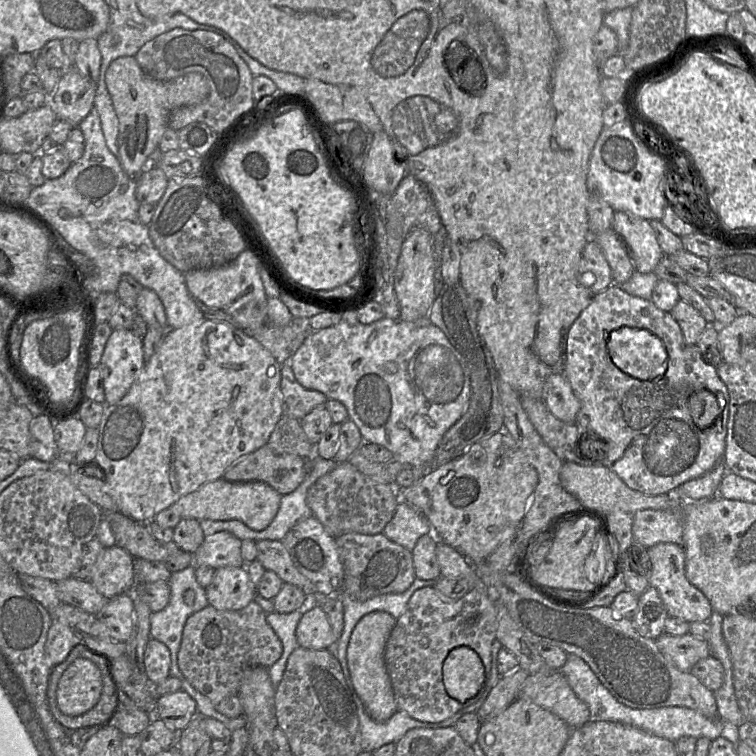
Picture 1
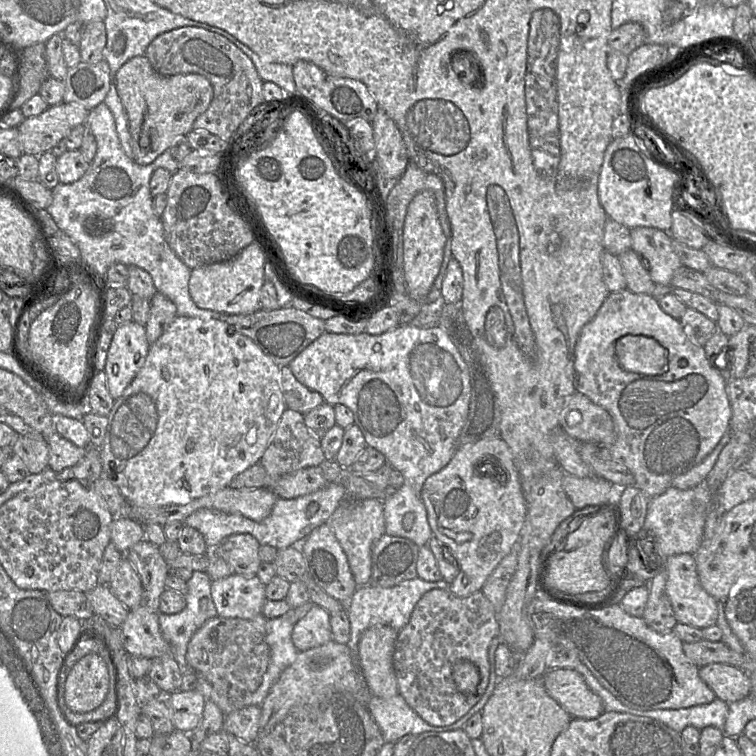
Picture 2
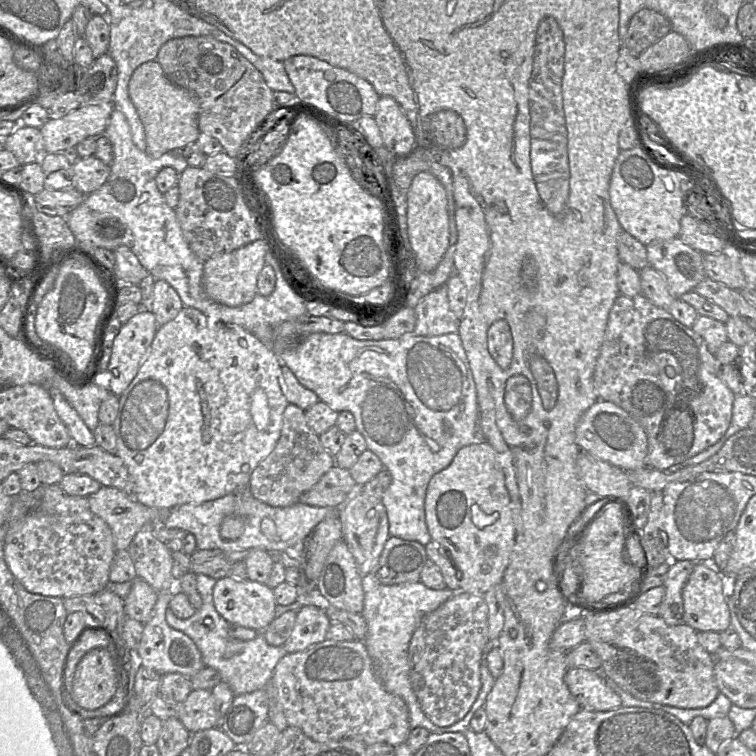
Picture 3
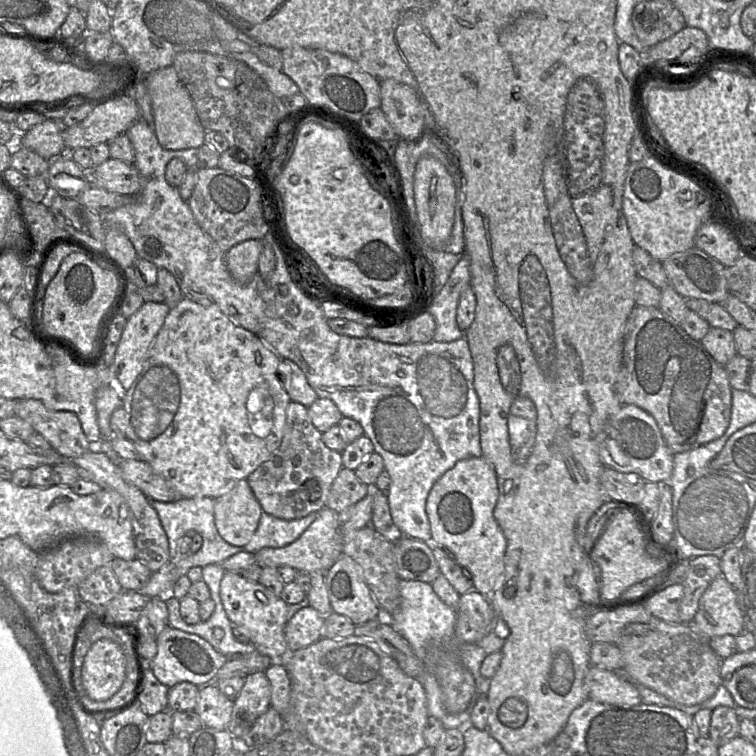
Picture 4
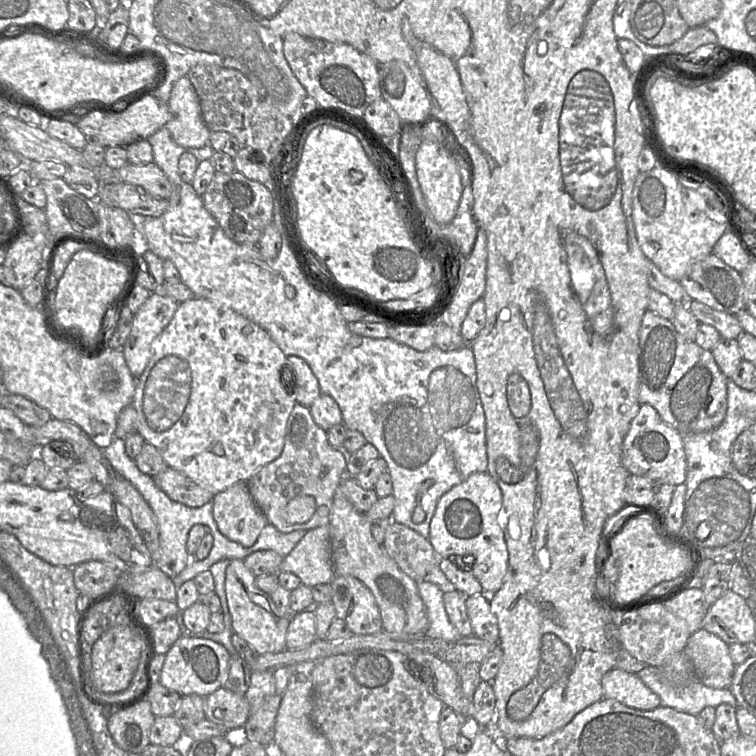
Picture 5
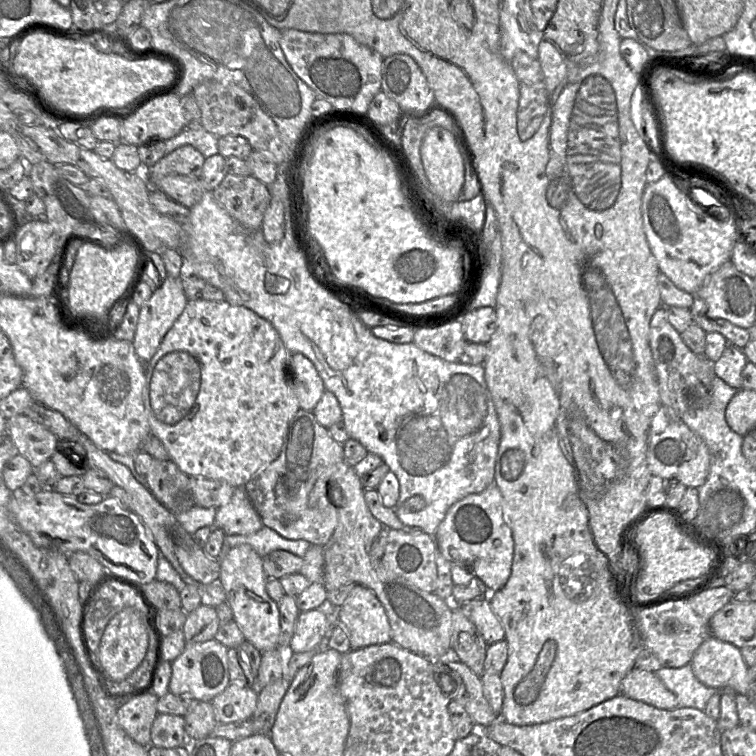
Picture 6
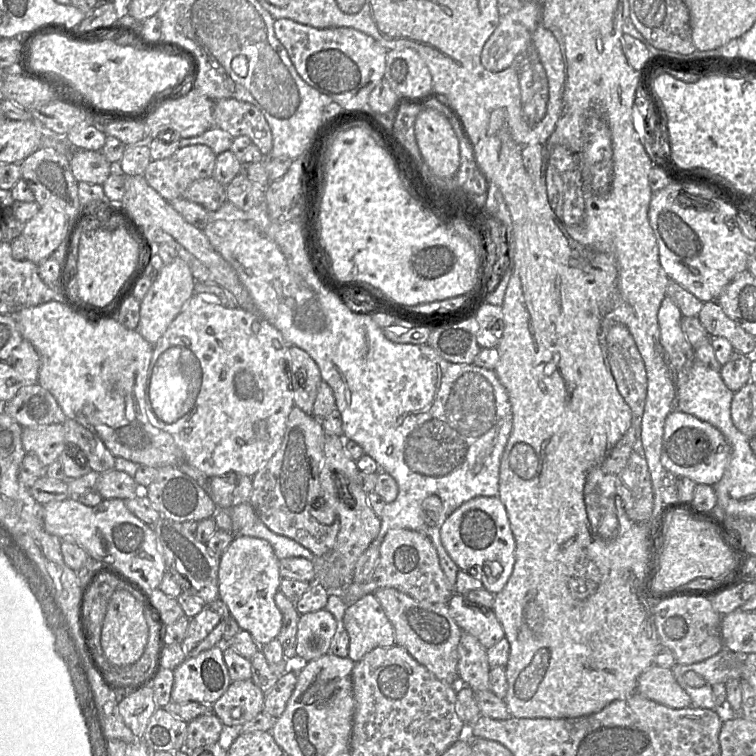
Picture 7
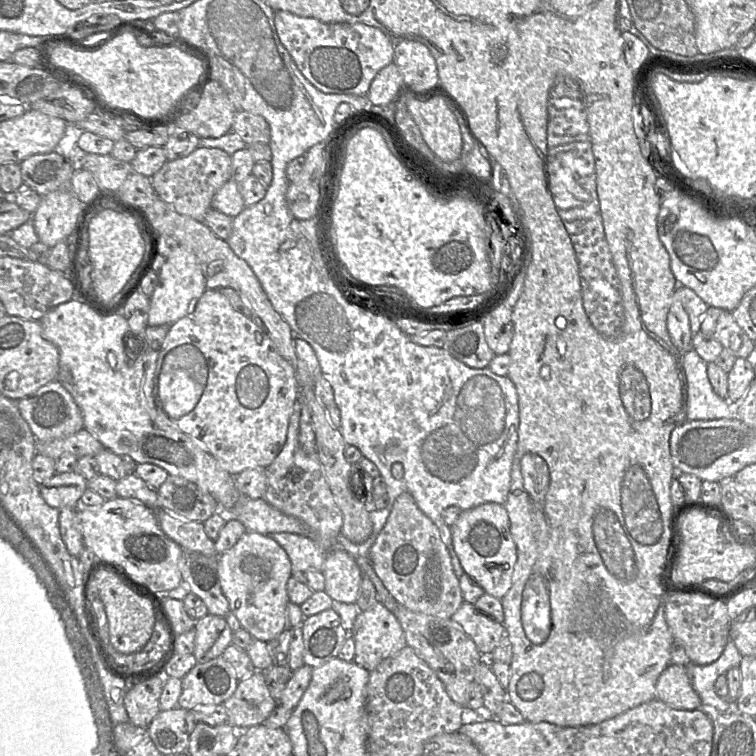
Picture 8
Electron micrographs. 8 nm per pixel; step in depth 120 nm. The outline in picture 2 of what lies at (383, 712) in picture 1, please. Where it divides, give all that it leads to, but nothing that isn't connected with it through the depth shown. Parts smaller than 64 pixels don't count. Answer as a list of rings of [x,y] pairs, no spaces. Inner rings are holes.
[[[390,626],[368,628],[359,640],[360,668],[370,693],[380,698],[391,698],[398,692],[393,656],[398,636]]]

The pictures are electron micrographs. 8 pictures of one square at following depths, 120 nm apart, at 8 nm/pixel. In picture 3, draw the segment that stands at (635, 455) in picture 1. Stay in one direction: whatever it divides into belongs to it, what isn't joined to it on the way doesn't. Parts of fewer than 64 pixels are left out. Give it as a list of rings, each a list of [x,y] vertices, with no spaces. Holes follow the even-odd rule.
[[[641,294],[634,297],[618,295],[615,299],[609,312],[604,341],[595,363],[593,385],[598,399],[613,402],[621,407],[644,429],[648,442],[646,465],[660,471],[665,471],[681,464],[717,443],[725,435],[730,425],[733,403],[736,397],[733,391],[718,377],[716,373],[716,359],[708,350],[705,341],[692,328],[688,328],[677,321],[669,311],[657,307]]]

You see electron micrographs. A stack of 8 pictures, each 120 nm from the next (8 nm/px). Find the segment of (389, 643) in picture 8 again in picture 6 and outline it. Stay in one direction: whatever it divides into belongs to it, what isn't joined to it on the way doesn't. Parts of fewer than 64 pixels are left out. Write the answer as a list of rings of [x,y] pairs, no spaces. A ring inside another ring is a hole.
[[[357,584],[337,610],[337,621],[349,634],[351,650],[392,642],[385,609],[369,588]]]

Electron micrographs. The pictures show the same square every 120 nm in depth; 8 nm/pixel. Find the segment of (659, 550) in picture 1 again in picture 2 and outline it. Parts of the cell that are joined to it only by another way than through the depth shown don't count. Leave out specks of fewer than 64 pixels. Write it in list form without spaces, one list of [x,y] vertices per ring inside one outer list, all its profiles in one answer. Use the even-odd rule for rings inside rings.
[[[683,553],[670,556],[664,562],[664,569],[667,572],[666,592],[677,622],[699,629],[716,625],[718,601],[701,586],[693,555]]]

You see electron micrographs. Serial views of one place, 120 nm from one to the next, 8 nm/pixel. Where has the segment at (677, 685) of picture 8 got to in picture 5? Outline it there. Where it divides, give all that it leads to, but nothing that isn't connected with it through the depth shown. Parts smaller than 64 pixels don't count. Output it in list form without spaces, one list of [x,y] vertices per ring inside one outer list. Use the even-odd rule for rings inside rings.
[[[618,668],[606,672],[602,678],[603,698],[615,699],[640,710],[653,710],[661,706],[659,696],[636,674]]]

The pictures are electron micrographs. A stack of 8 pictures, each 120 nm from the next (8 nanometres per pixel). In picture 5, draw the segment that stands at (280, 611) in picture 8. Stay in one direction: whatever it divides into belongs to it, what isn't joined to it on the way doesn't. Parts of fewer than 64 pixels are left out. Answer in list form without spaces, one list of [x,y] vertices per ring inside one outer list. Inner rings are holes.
[[[231,560],[226,568],[225,594],[231,615],[232,631],[244,639],[259,655],[282,652],[286,649],[286,633],[291,618],[279,614],[270,594],[256,586],[255,578],[243,560]]]

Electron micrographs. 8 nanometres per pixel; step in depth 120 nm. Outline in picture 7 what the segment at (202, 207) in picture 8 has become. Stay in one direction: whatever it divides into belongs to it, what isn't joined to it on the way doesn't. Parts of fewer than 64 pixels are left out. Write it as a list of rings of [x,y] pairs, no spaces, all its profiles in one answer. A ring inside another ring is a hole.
[[[202,144],[179,148],[170,157],[152,160],[145,169],[143,176],[147,183],[166,201],[182,198],[183,192],[196,180],[210,178],[213,175],[217,155],[213,150]]]

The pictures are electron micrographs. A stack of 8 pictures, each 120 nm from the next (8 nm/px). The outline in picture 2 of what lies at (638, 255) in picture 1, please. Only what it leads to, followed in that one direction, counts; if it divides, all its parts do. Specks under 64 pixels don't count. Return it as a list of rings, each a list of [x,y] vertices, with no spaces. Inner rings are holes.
[[[637,227],[630,230],[631,249],[644,261],[655,284],[670,286],[674,272],[682,266],[669,232]]]

